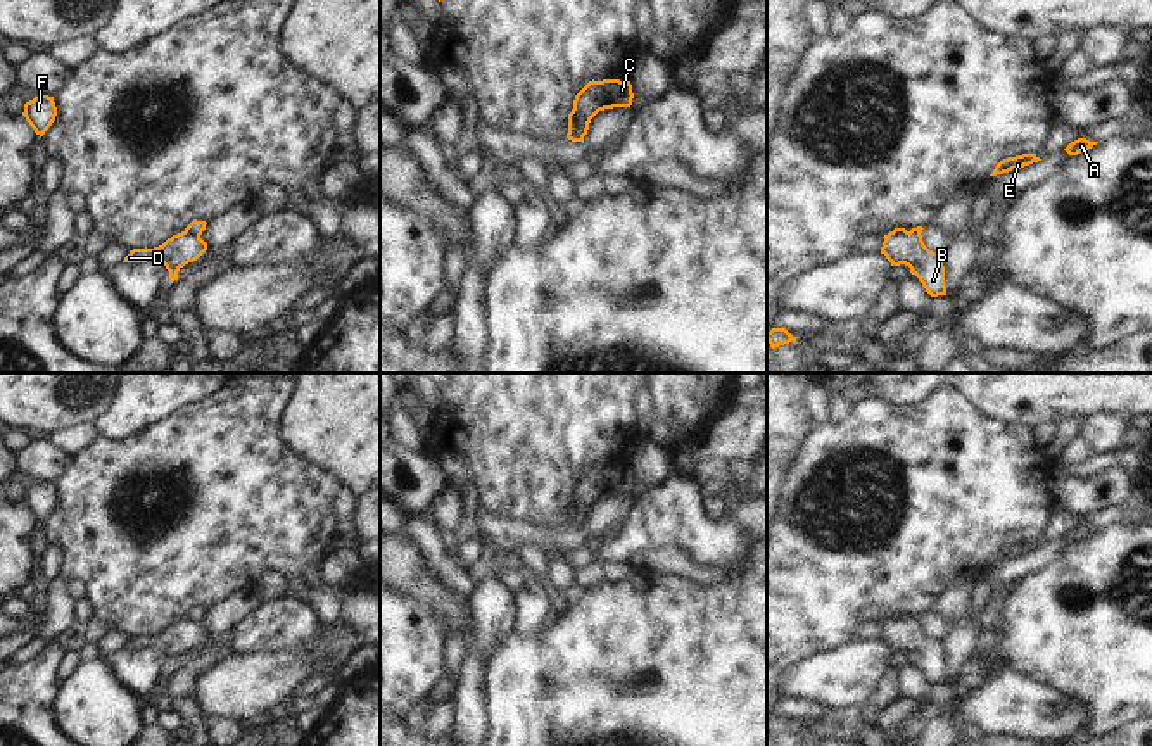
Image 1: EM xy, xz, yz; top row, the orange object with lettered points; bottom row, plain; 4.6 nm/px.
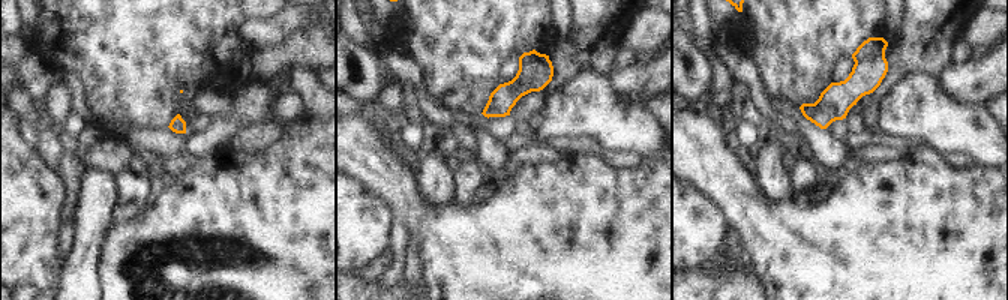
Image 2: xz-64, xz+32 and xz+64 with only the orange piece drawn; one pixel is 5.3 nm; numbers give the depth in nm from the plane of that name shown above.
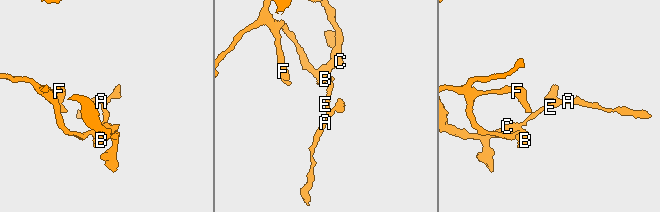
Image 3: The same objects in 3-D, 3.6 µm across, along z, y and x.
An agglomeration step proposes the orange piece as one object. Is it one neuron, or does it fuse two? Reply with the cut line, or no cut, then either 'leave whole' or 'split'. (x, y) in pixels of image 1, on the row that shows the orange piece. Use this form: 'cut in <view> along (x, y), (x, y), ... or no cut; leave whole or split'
cut in xz along (596, 82), (596, 101), (603, 109); split

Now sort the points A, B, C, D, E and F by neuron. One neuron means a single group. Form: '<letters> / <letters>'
A E / B C D F

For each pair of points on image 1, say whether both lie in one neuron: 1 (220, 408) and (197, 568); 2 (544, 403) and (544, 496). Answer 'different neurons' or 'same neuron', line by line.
1: same neuron
2: same neuron

